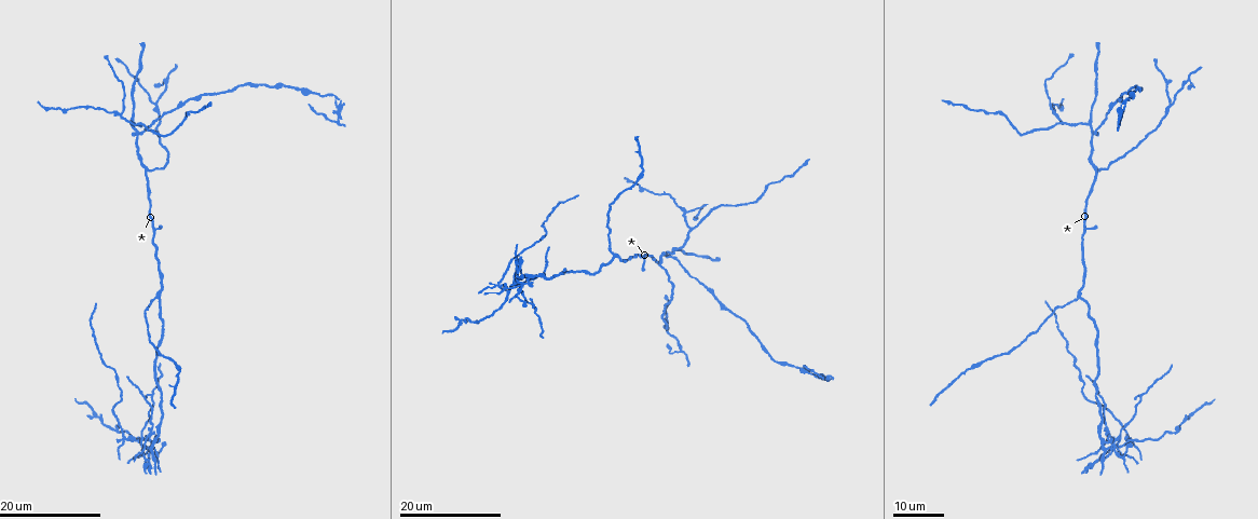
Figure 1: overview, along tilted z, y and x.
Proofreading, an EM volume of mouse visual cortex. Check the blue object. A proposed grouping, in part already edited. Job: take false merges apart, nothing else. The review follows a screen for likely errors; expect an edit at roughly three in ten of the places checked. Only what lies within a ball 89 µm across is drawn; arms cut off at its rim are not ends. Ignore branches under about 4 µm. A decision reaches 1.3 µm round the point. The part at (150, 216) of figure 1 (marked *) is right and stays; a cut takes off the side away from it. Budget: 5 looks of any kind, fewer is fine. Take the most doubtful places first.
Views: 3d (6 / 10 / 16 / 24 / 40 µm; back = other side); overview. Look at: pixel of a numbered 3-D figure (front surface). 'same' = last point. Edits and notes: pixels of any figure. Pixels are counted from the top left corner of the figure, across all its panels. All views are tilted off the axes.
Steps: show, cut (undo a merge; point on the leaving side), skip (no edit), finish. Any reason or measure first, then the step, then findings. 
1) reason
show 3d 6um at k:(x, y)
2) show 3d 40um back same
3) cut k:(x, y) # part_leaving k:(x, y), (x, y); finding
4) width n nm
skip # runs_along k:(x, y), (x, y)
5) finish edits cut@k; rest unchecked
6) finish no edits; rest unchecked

four arms meet
show 3d 16um at 1:(135, 133)

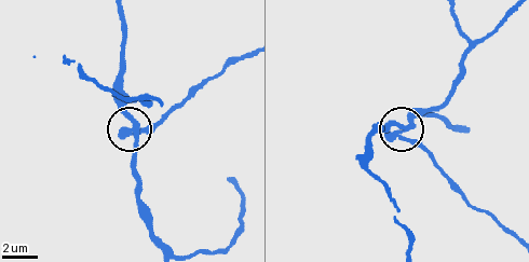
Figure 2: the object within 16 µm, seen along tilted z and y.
show 3d 6um at 2:(135, 130)

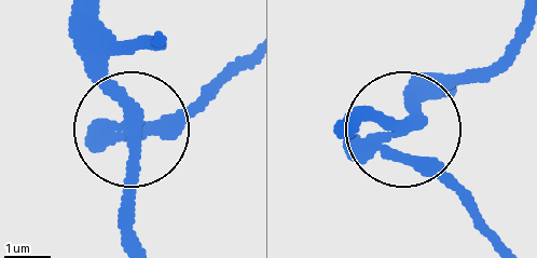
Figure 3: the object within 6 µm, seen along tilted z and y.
side_arm 42 um
cut 3:(182, 127) # part_leaving 3:(115, 136), (145, 132), (245, 69); a second cell is stuck on

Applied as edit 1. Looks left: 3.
show overview

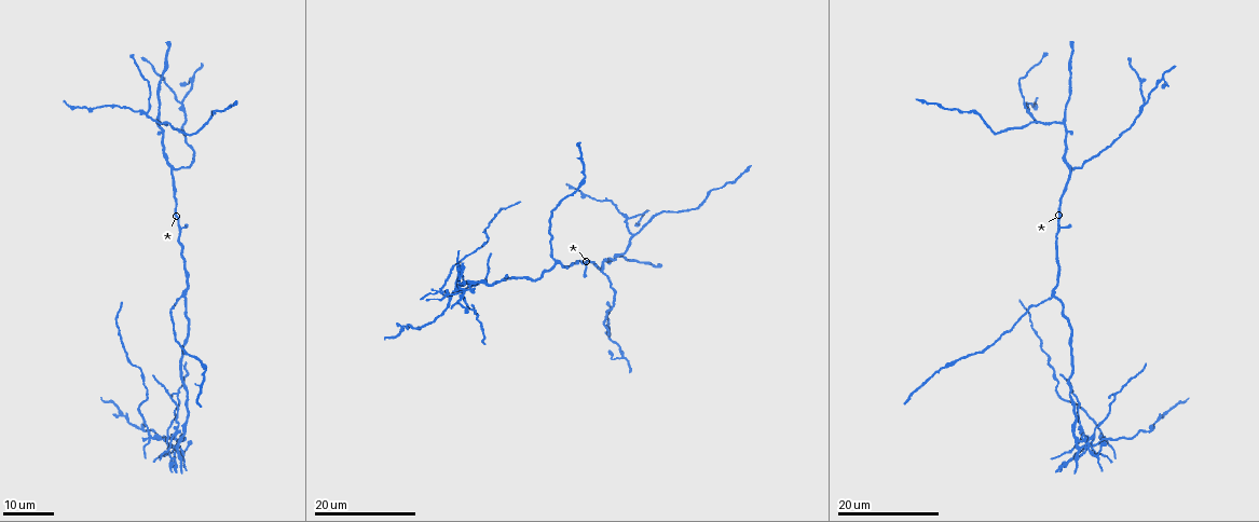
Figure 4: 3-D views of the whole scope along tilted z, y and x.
arms part here
show 3d 24um at 4:(173, 170)

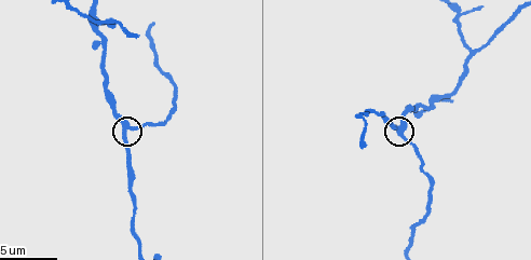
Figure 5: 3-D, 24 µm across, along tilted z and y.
show 3d 10um at 5:(400, 131)

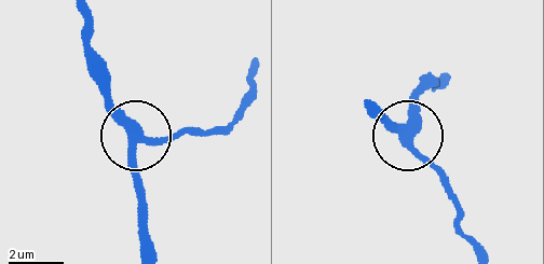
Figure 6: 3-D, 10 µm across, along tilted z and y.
arms 3
skip # runs_along 6:(375, 106), (449, 188); continuous, no second cell

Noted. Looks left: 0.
finish edits cut@3; rest unchecked

